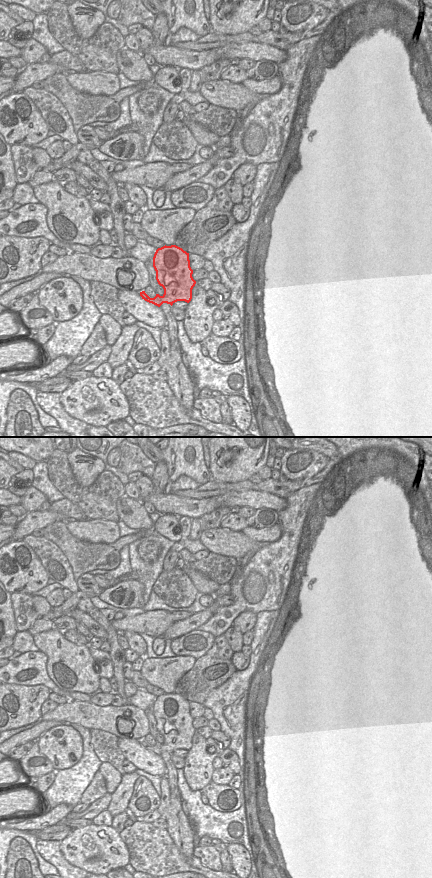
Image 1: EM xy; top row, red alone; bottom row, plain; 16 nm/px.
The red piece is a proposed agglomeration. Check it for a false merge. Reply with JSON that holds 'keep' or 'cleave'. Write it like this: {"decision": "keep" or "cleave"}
{"decision": "keep"}

